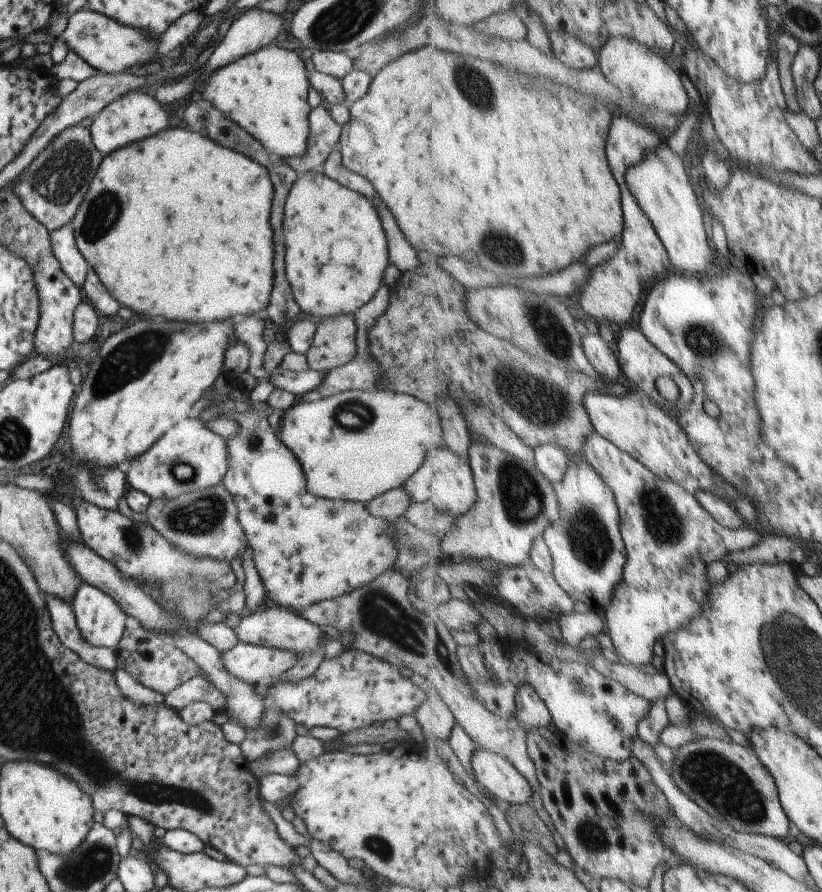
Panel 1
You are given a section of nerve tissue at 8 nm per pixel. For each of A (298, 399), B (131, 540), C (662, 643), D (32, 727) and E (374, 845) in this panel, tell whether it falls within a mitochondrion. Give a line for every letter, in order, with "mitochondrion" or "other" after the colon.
A: other
B: mitochondrion
C: other
D: mitochondrion
E: mitochondrion

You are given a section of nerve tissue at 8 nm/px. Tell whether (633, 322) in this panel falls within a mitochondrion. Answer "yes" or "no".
no

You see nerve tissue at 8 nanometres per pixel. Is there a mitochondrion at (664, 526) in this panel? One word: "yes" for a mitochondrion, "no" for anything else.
yes

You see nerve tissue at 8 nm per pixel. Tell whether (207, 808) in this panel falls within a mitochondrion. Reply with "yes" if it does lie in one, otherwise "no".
yes

